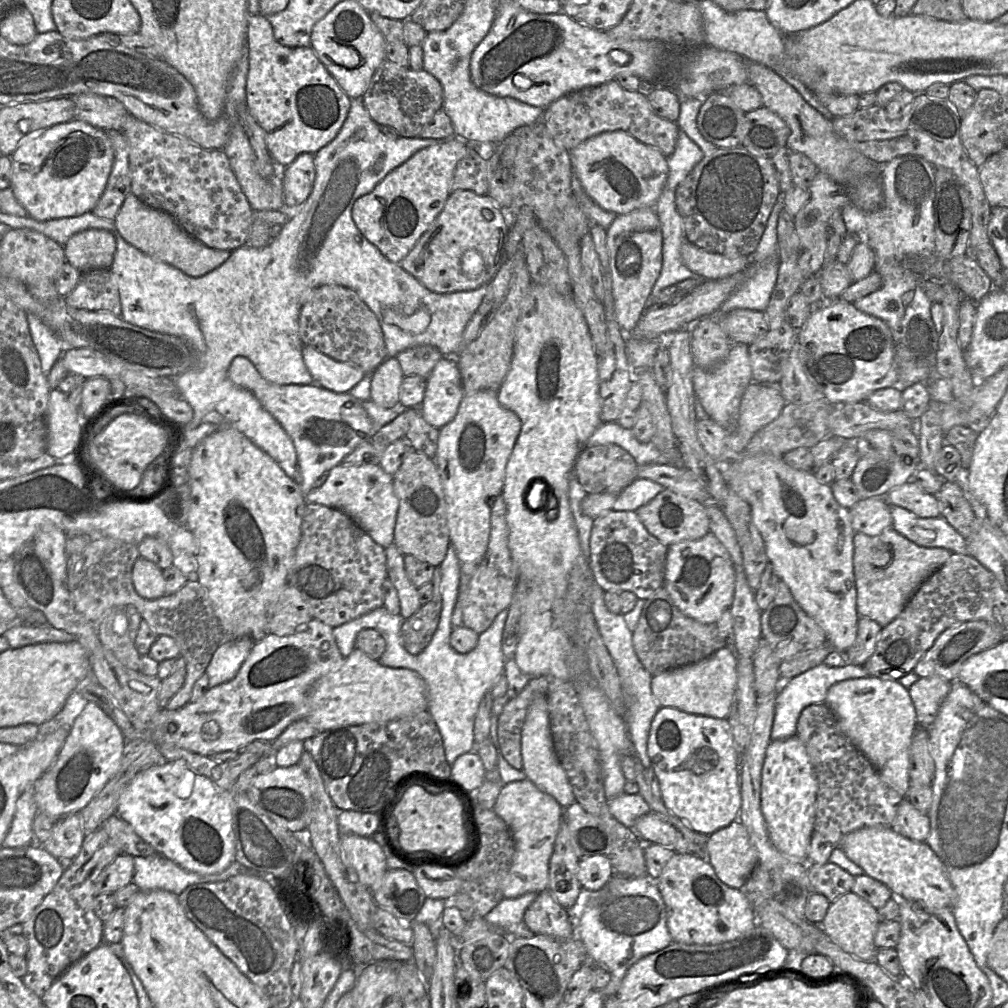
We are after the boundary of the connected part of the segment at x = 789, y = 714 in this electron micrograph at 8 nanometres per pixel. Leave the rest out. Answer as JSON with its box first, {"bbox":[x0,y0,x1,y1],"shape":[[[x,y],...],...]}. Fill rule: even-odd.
{"bbox":[771,663,869,741],"shape":[[[822,663],[789,681],[781,682],[781,686],[776,692],[771,741],[784,740],[797,735],[797,722],[802,710],[811,704],[825,703],[827,692],[832,685],[847,679],[867,676],[869,675],[864,666],[848,664],[844,667],[829,667]]]}

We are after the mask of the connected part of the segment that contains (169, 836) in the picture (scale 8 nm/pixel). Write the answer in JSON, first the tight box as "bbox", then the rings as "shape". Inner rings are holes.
{"bbox":[116,760,256,875],"shape":[[[184,760],[152,765],[131,781],[119,799],[116,815],[128,822],[158,854],[185,870],[202,875],[217,874],[235,861],[234,793],[247,793],[256,776],[255,767],[250,767],[234,782],[233,790],[224,790]]]}

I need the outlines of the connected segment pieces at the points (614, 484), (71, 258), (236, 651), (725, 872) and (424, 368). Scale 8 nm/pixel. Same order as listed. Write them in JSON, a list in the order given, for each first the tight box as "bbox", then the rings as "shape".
[{"bbox":[574,444,637,494],"shape":[[[615,444],[584,448],[574,474],[587,494],[619,494],[637,477],[634,458]]]},{"bbox":[63,229,116,273],"shape":[[[90,229],[73,235],[63,246],[65,259],[81,273],[110,269],[116,251],[116,239],[102,229]]]},{"bbox":[205,638,254,688],"shape":[[[251,638],[223,641],[205,672],[210,688],[233,679],[249,656],[254,644]]]},{"bbox":[708,820,758,889],"shape":[[[735,820],[708,836],[708,862],[727,886],[741,889],[758,864],[746,827]]]},{"bbox":[395,345,443,380],"shape":[[[419,345],[402,351],[395,358],[404,376],[418,375],[426,380],[443,357],[433,346]]]}]

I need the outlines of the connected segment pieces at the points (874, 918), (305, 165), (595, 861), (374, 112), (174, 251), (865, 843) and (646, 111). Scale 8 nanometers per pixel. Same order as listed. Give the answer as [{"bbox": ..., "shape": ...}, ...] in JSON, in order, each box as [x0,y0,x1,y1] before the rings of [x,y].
[{"bbox":[821,891,879,961],"shape":[[[850,891],[831,902],[821,922],[823,931],[847,953],[864,961],[875,959],[877,947],[874,943],[879,926],[877,909],[869,902]]]},{"bbox":[282,153,316,208],"shape":[[[302,153],[283,169],[282,188],[284,203],[290,208],[299,208],[310,195],[316,170],[314,156]]]},{"bbox":[578,855,615,891],"shape":[[[596,855],[580,859],[578,879],[582,889],[598,891],[615,875],[610,859],[606,855]]]},{"bbox":[362,59,443,138],"shape":[[[386,59],[373,75],[362,101],[378,125],[390,126],[400,136],[414,138],[419,137],[435,113],[443,108],[443,90],[440,82],[424,69],[415,71]]]},{"bbox":[114,193,231,277],"shape":[[[132,193],[124,200],[114,223],[126,242],[190,277],[204,276],[222,265],[231,255],[231,251],[210,248],[197,241],[188,235],[170,214],[146,205]]]},{"bbox":[839,827,954,908],"shape":[[[866,827],[847,834],[839,846],[865,874],[885,884],[899,899],[929,908],[952,908],[954,905],[954,888],[945,866],[926,842],[908,839],[892,828]]]},{"bbox":[540,80,680,157],"shape":[[[615,80],[561,97],[544,110],[540,121],[546,126],[554,142],[568,151],[593,136],[619,130],[669,157],[675,151],[680,132],[677,123],[661,118],[653,111],[647,92],[626,90]]]}]

